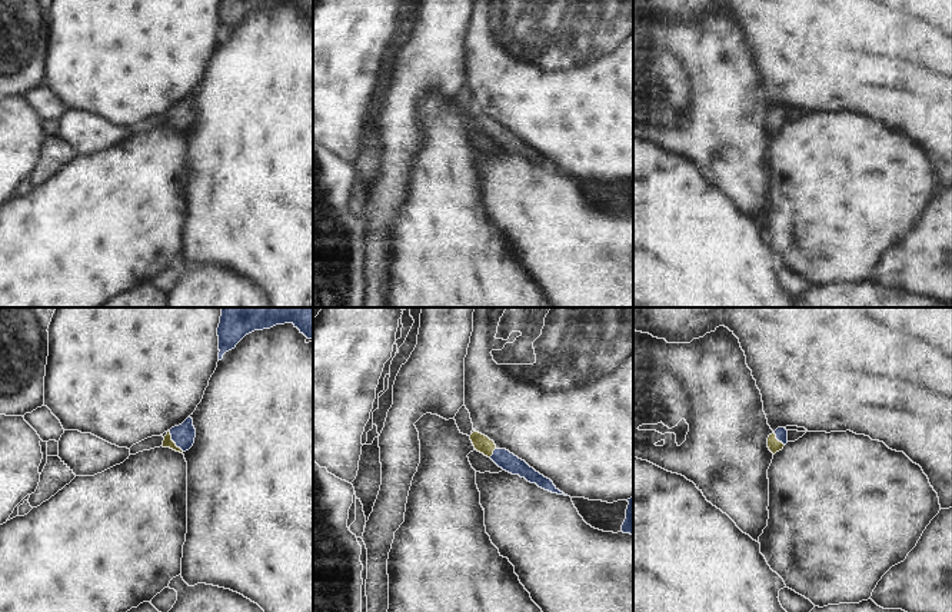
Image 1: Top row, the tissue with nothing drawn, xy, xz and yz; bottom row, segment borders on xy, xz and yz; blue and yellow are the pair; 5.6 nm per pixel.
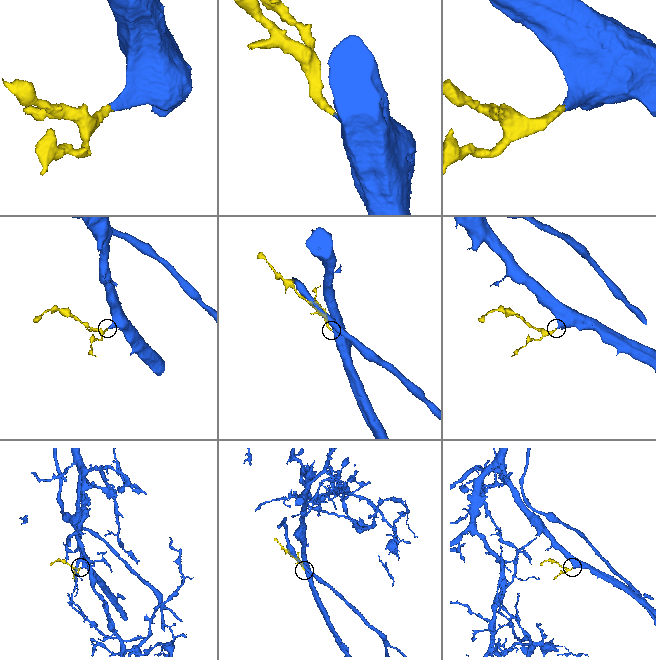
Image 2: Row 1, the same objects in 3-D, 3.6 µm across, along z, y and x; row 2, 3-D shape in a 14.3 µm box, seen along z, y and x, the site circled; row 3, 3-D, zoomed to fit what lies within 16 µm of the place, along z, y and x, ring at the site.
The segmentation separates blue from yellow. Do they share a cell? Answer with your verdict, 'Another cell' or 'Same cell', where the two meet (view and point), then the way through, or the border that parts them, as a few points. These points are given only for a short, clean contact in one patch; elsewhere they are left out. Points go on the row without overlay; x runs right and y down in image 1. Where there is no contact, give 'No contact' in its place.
Same cell. Touches blue at xy (173, 120). Path across: xy (183, 115), (173, 120), (167, 122)

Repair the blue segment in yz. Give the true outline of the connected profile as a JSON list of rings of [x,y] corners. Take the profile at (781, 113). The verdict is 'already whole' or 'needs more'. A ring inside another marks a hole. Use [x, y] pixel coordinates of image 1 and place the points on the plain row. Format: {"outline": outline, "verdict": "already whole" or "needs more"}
{"outline": [[[778,107],[768,117],[768,127],[773,134],[782,130],[786,123],[788,123],[788,110],[785,107]]], "verdict": "needs more"}

